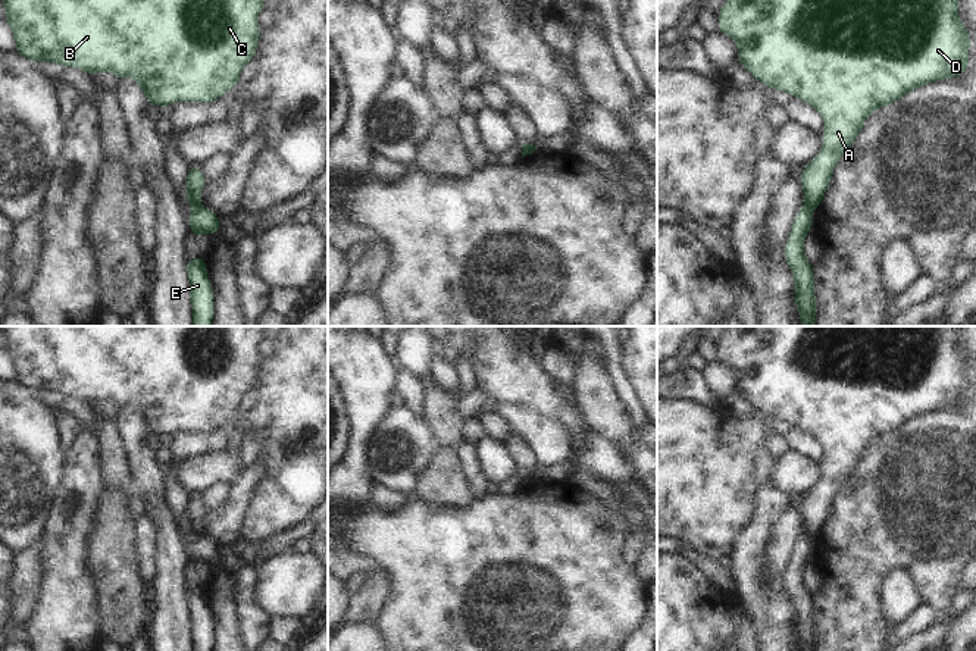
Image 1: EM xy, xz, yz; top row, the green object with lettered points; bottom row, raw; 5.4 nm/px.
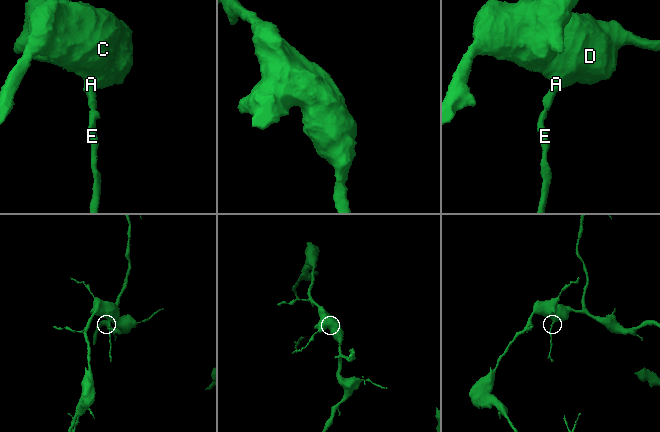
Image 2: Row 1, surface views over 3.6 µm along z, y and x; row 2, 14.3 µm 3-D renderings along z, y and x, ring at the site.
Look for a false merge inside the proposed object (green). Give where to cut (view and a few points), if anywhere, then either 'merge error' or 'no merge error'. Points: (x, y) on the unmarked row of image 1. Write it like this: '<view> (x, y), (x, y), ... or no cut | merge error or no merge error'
xy (193, 535), (199, 537) | merge error

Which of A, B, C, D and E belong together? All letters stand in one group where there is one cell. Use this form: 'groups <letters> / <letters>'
groups A B C D / E

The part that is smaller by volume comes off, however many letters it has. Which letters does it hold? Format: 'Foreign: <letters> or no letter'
Foreign: E

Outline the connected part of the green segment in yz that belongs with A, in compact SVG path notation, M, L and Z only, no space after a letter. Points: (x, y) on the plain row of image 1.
M731 326L716 345L719 362L736 372L738 391L754 409L811 434L825 450L822 481L798 508L810 539L822 533L835 495L870 442L922 414L964 404L970 389L970 362L958 348L958 326Z

